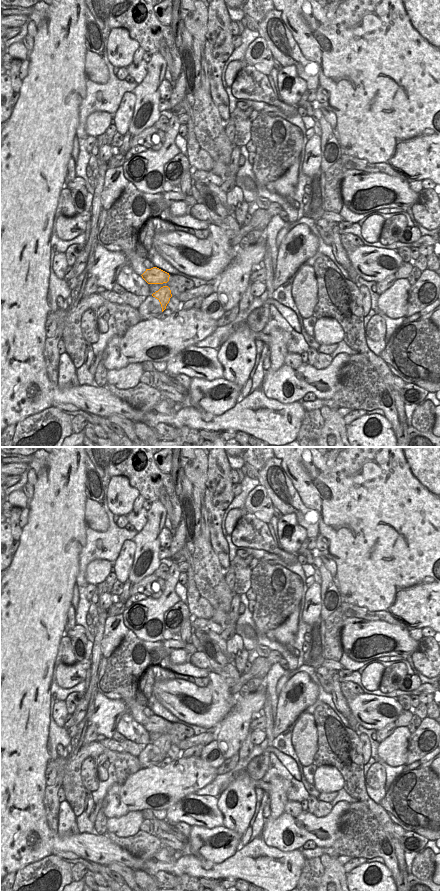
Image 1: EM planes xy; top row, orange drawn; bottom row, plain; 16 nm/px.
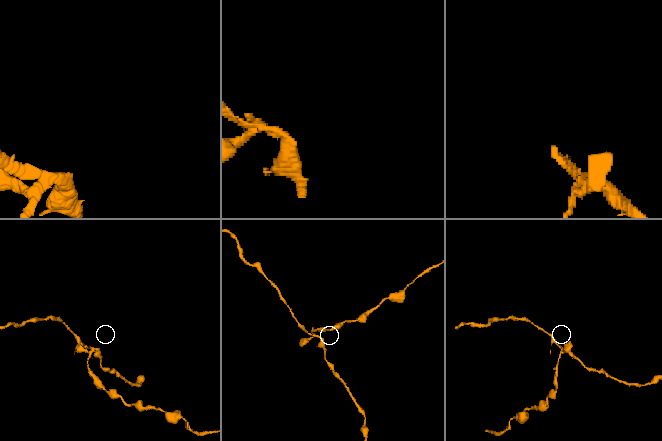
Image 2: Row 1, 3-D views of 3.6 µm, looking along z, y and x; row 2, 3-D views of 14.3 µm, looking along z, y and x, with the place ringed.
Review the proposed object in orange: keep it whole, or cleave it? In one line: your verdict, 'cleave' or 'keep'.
cleave

